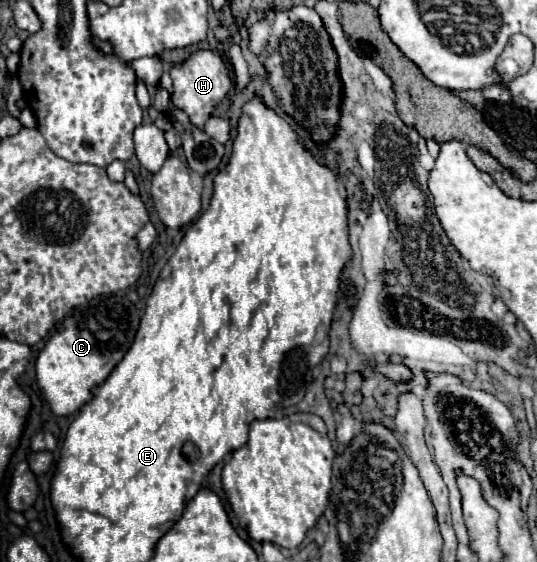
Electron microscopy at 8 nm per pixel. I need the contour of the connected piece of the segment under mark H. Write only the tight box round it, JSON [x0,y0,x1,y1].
[170,50,232,128]

